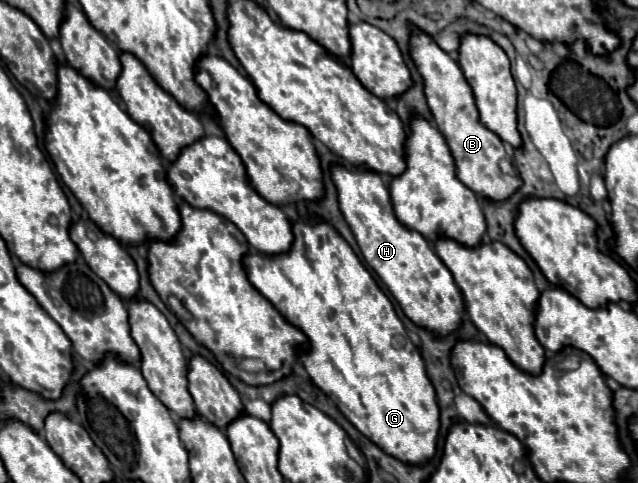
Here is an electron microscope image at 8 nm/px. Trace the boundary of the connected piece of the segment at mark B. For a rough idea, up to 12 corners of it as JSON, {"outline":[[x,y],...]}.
{"outline":[[412,28],[436,128],[458,180],[508,200],[522,184],[504,142],[480,122],[458,62]]}

